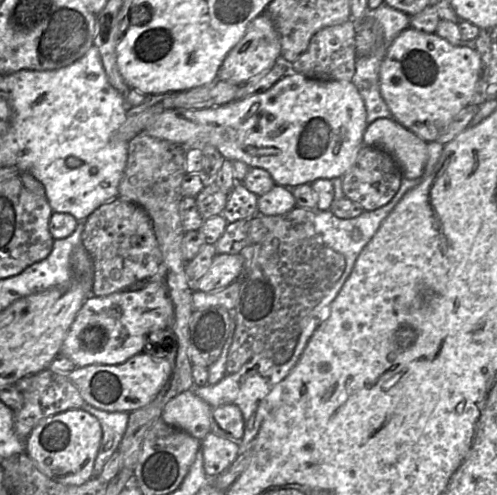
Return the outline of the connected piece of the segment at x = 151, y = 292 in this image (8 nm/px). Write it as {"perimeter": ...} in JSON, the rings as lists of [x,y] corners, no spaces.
{"perimeter":[[[151,281],[137,291],[90,295],[70,326],[60,353],[72,360],[77,368],[92,364],[121,364],[143,352],[148,334],[168,328],[170,316],[171,304],[163,286],[157,281]]]}

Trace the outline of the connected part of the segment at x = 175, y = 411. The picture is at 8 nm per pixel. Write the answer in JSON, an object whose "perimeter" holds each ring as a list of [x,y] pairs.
{"perimeter":[[[188,390],[167,403],[161,419],[201,441],[211,432],[211,412],[212,407],[208,403],[193,390]]]}

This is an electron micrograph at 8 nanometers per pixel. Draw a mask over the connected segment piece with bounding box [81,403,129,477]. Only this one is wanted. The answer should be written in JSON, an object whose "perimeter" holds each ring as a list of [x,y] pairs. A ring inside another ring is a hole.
{"perimeter":[[[84,403],[83,410],[95,416],[102,427],[102,440],[94,463],[94,477],[99,477],[105,464],[115,453],[127,429],[129,412],[109,412]]]}

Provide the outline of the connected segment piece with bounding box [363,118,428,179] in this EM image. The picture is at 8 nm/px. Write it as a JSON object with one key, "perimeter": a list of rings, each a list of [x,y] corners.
{"perimeter":[[[380,118],[368,124],[363,144],[388,152],[405,179],[421,176],[428,160],[427,143],[393,118]]]}

